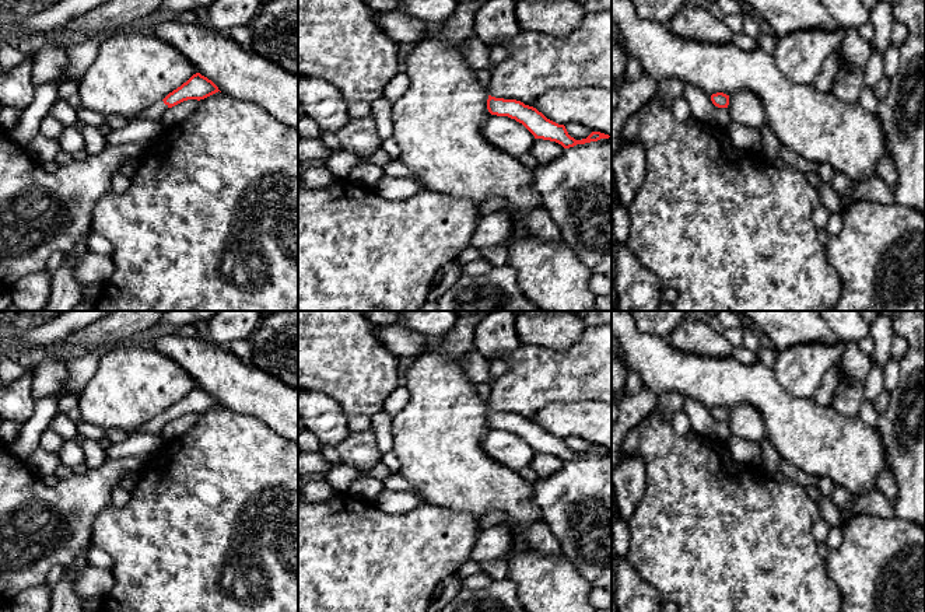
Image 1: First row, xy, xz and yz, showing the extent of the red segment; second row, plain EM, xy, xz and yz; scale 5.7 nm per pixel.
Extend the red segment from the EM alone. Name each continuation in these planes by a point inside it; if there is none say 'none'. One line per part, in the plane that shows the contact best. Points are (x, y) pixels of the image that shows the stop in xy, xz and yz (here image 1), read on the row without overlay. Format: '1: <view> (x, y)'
1: xy (154, 426)

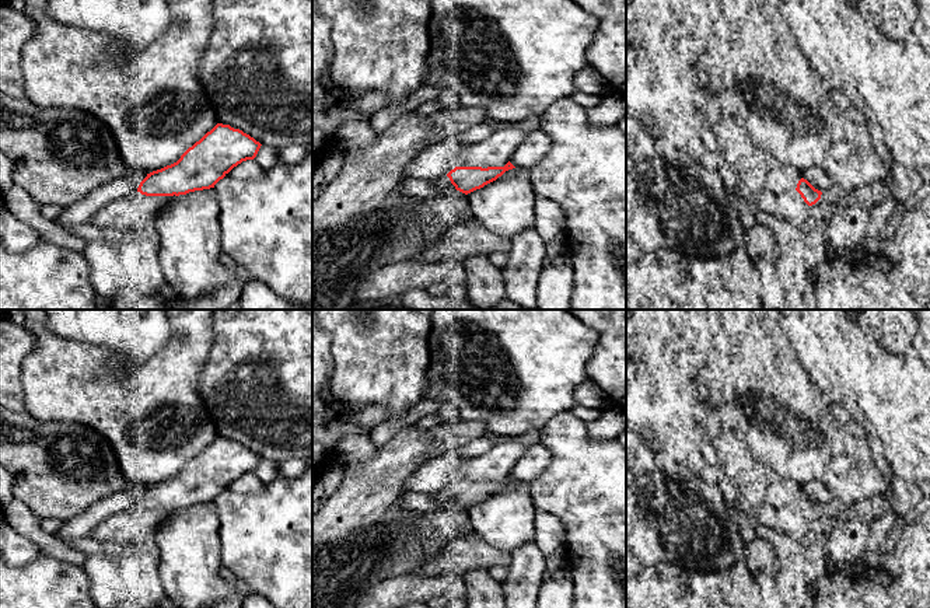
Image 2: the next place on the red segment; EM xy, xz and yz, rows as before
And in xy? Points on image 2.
none

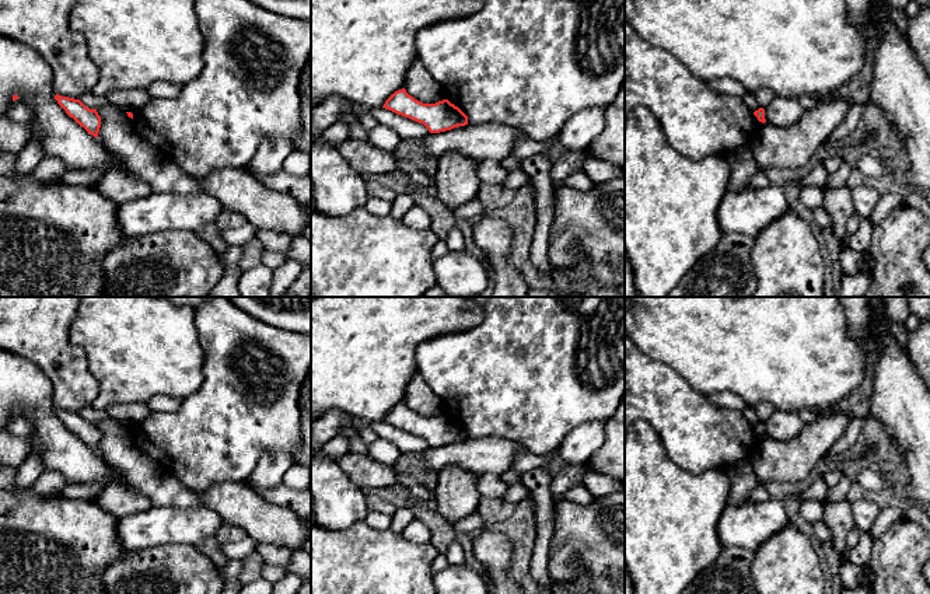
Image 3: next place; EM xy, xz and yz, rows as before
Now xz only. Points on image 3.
none

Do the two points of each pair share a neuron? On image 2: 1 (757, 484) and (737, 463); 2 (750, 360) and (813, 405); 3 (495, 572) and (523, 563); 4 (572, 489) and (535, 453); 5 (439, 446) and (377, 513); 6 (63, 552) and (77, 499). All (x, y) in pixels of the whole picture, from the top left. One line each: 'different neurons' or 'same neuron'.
1: same neuron
2: same neuron
3: different neurons
4: different neurons
5: same neuron
6: different neurons

